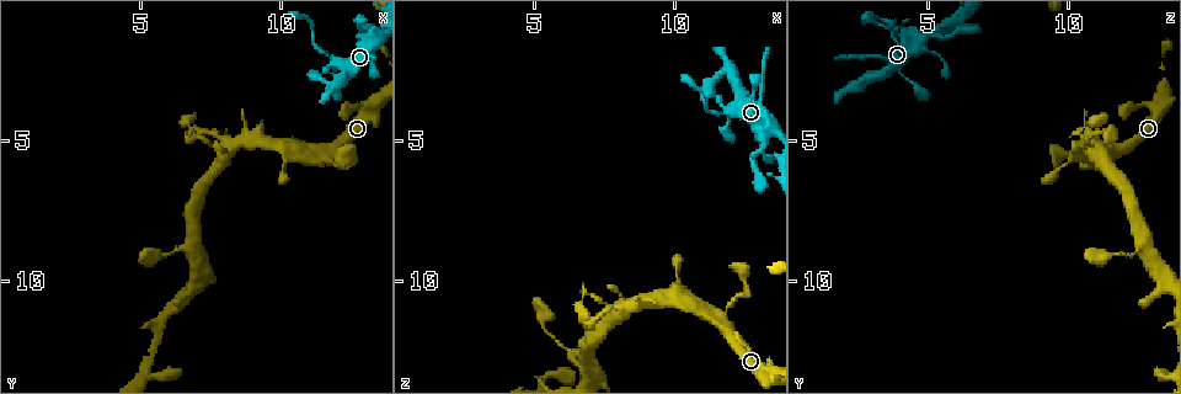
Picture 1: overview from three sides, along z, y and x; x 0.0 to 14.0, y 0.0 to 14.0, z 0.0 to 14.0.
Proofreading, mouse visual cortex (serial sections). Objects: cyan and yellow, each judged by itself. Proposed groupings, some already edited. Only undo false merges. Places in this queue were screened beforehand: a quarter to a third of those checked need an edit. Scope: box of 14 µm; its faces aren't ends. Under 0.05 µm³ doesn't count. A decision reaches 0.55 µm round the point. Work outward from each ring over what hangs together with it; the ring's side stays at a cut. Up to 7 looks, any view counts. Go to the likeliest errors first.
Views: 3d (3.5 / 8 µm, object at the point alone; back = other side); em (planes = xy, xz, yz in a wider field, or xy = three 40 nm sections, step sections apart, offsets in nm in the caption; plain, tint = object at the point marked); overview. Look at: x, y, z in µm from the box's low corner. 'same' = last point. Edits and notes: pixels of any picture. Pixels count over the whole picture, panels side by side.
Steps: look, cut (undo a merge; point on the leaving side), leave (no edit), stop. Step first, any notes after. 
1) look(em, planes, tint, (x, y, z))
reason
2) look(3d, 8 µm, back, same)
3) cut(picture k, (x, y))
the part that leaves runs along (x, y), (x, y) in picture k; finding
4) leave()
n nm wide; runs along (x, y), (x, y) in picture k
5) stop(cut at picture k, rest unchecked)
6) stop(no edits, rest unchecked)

look(3d, 3.5 µm, (12.8, 1.1, 3.7))
sharp bend

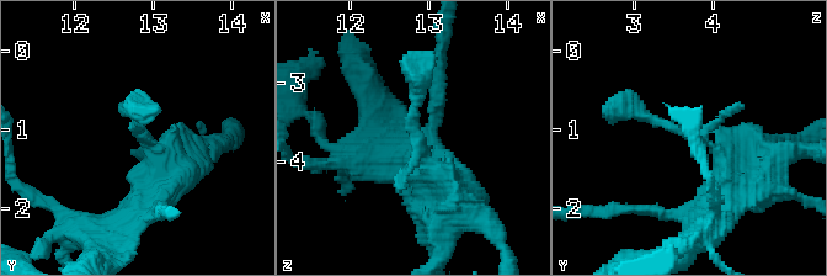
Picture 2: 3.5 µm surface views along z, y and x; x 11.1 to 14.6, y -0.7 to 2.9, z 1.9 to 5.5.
look(em, xy, step 2, tint, (12.80, 1.05, 3.80))

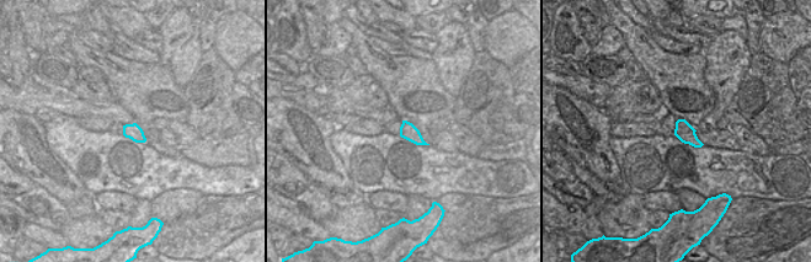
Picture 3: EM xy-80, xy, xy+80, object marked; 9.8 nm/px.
leave()
runs along (730, 189), (718, 147), (623, 110) in picture 2; all the same cell

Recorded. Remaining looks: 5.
look(3d, 8 µm, (11.8, 3.0, 2.4))
calibre changes

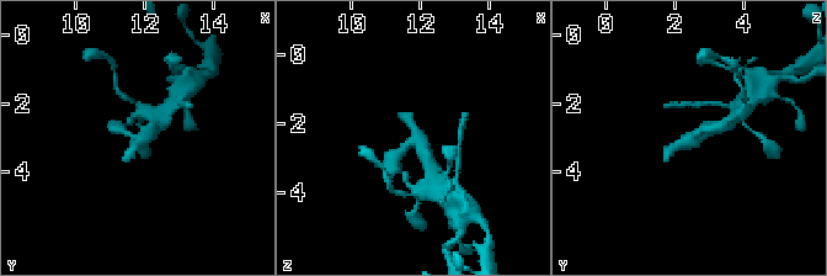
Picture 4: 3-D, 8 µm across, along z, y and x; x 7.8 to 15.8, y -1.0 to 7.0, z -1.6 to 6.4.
look(em, xy, step 3, tint, (11.9, 2.9, 2.5))

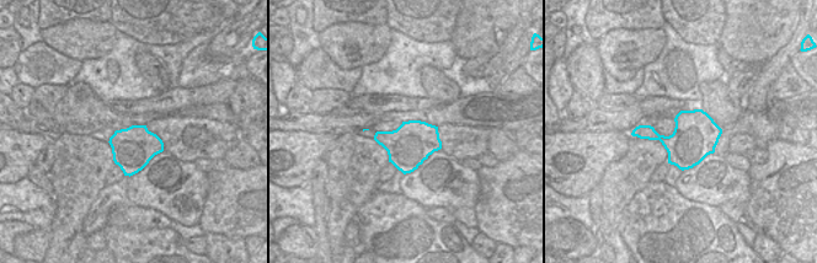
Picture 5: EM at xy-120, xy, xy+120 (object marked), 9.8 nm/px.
leave()
runs along (428, 169), (416, 141), (391, 162) in picture 4; continuous, no second cell

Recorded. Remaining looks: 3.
look(em, xy, step 3, tint, (11.7, 5.3, 11.6))
calibre changes

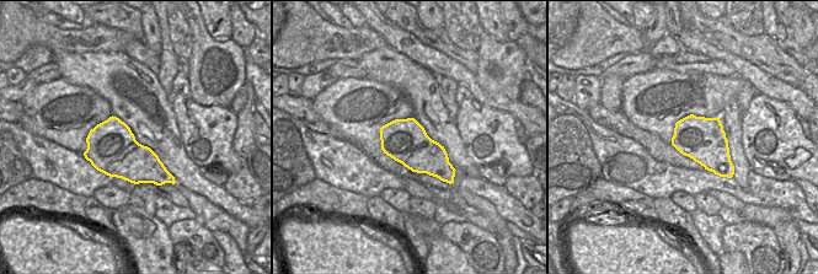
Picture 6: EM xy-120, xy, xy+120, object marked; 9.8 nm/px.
look(3d, 3.5 µm, back, same)

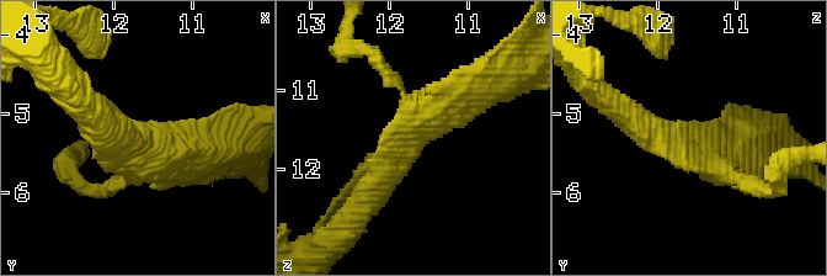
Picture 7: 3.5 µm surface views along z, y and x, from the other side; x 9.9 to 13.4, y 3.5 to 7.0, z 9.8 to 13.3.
leave()
runs along (372, 190), (417, 136), (490, 83) in picture 7; continuous, no second cell

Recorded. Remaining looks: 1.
stop(no edits, rest unchecked)

